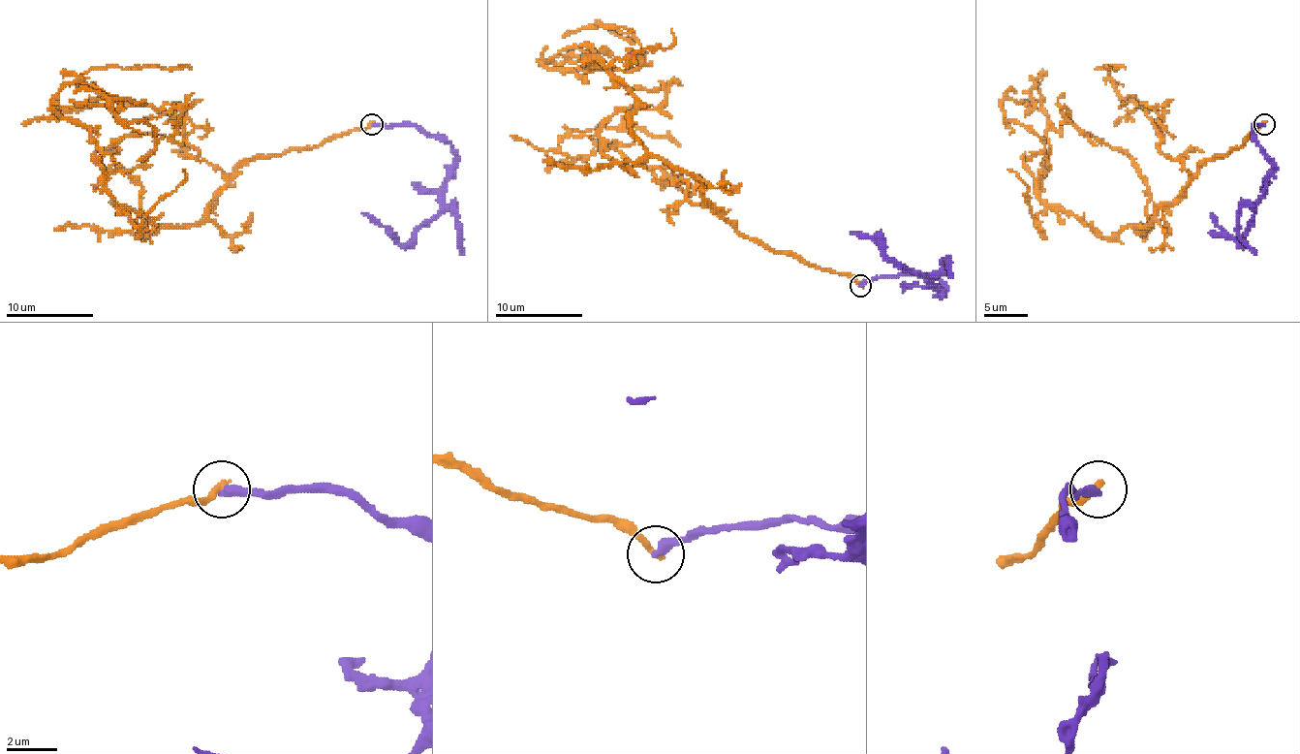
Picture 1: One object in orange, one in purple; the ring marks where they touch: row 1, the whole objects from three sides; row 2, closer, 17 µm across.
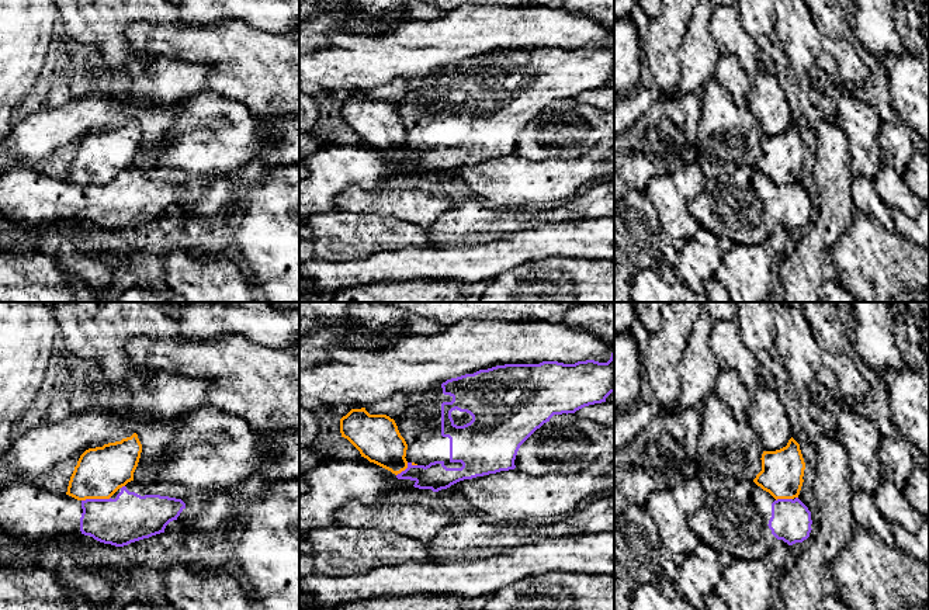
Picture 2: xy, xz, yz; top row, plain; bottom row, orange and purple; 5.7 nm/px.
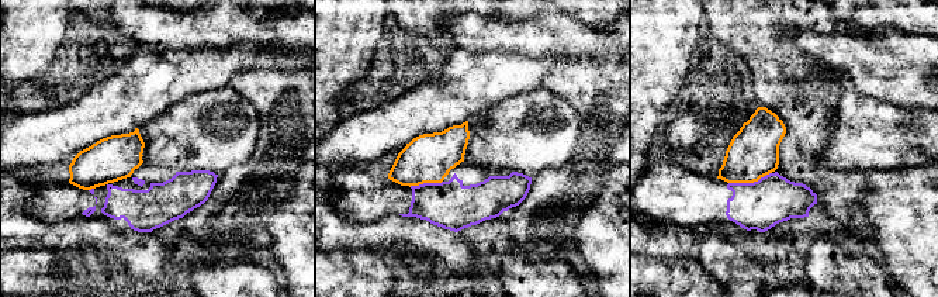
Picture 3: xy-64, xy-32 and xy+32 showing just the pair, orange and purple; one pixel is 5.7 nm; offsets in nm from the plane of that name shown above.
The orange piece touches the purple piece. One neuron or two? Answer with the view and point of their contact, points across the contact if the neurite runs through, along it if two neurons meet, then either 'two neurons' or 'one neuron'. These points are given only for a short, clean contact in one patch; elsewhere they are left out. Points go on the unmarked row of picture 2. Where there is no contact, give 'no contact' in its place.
xy (96, 183) | along xy (110, 182), (86, 183), (82, 186) | two neurons

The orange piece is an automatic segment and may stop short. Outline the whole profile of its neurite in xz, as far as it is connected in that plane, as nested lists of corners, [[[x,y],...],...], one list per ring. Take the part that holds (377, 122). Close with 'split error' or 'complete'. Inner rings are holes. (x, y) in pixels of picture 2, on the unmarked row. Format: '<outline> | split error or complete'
[[[365,93],[351,94],[340,104],[340,118],[370,148],[395,160],[408,153],[408,129],[389,101],[370,100]]] | complete

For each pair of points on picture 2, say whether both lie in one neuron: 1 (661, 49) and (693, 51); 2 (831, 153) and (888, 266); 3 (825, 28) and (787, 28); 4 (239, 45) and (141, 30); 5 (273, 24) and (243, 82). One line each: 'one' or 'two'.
1: two
2: two
3: two
4: one
5: two

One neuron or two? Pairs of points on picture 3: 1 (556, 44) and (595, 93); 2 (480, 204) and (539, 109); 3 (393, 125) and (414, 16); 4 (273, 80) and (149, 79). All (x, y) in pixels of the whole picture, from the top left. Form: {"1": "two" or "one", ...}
{"1": "one", "2": "two", "3": "two", "4": "two"}

